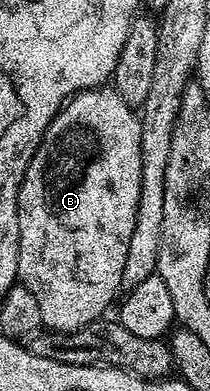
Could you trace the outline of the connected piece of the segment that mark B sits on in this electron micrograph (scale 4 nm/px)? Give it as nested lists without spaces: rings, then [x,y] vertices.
[[[111,87],[83,89],[64,102],[63,107],[54,115],[54,119],[46,127],[40,146],[34,151],[30,163],[26,167],[26,175],[18,187],[18,271],[19,284],[34,295],[38,302],[40,323],[45,330],[53,333],[69,333],[78,327],[86,327],[90,323],[101,320],[104,313],[117,300],[121,292],[122,267],[126,261],[126,247],[130,245],[130,234],[134,231],[136,208],[140,198],[140,176],[142,175],[142,151],[140,150],[140,118],[133,106],[125,103],[116,90]]]

